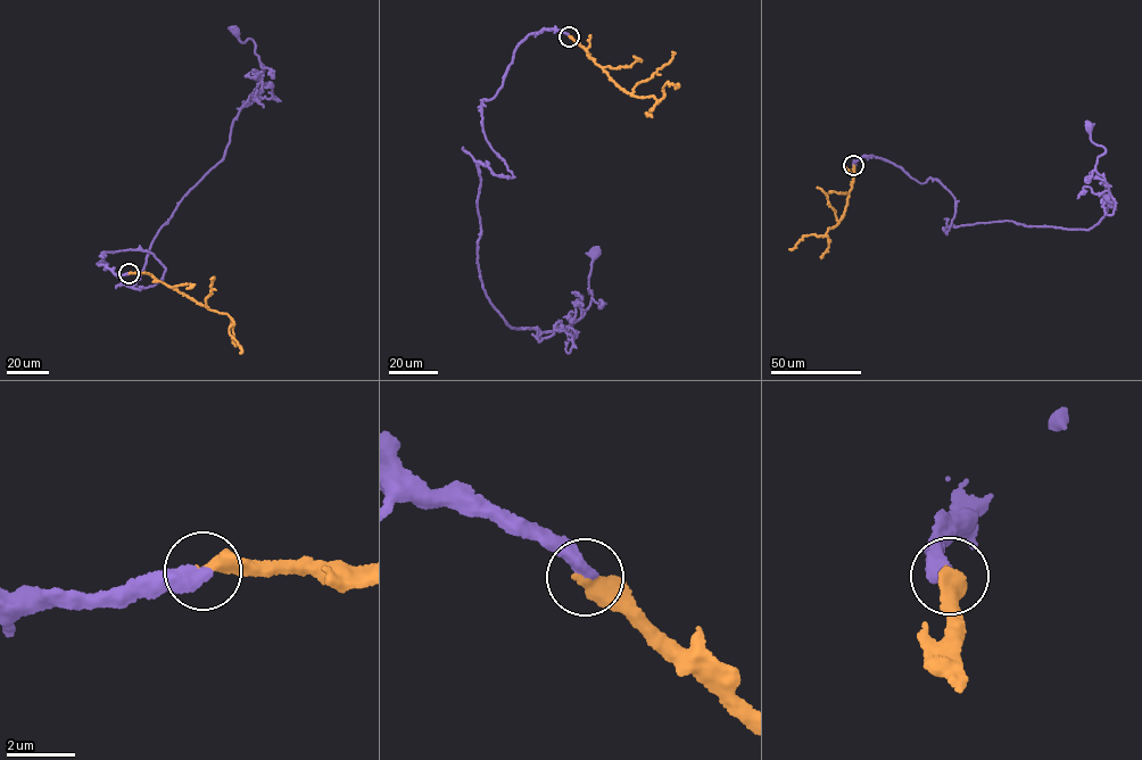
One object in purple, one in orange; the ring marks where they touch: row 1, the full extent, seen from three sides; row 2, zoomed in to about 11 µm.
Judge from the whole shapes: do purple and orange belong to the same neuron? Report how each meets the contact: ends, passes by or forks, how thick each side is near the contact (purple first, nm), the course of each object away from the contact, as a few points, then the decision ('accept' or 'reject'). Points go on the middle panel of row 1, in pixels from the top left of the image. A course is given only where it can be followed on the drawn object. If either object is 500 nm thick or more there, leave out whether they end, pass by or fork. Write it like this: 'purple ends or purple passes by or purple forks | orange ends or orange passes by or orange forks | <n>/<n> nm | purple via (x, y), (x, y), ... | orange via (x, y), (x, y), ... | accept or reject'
480/500 nm | purple via (569, 35), (527, 36), (481, 106), (514, 176), (477, 163), (481, 287), (512, 328), (568, 325), (593, 253) | orange via (569, 35), (586, 48), (615, 83), (634, 96), (658, 101), (663, 97), (665, 83), (677, 87), (678, 83) | accept

